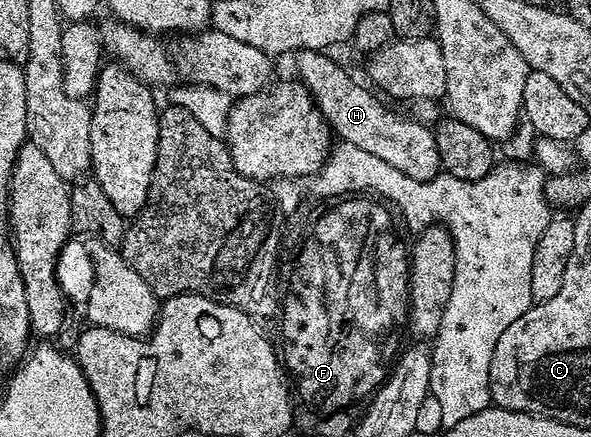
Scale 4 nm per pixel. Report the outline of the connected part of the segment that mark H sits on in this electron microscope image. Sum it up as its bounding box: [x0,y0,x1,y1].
[294,49,442,181]

